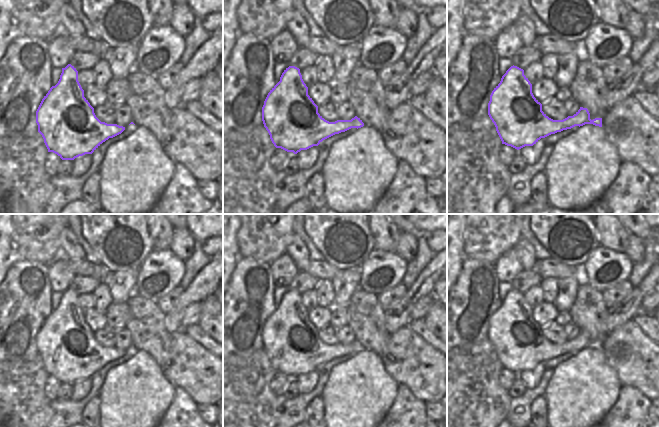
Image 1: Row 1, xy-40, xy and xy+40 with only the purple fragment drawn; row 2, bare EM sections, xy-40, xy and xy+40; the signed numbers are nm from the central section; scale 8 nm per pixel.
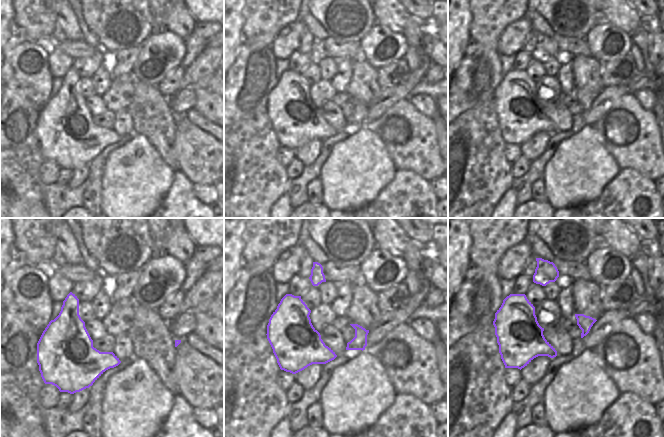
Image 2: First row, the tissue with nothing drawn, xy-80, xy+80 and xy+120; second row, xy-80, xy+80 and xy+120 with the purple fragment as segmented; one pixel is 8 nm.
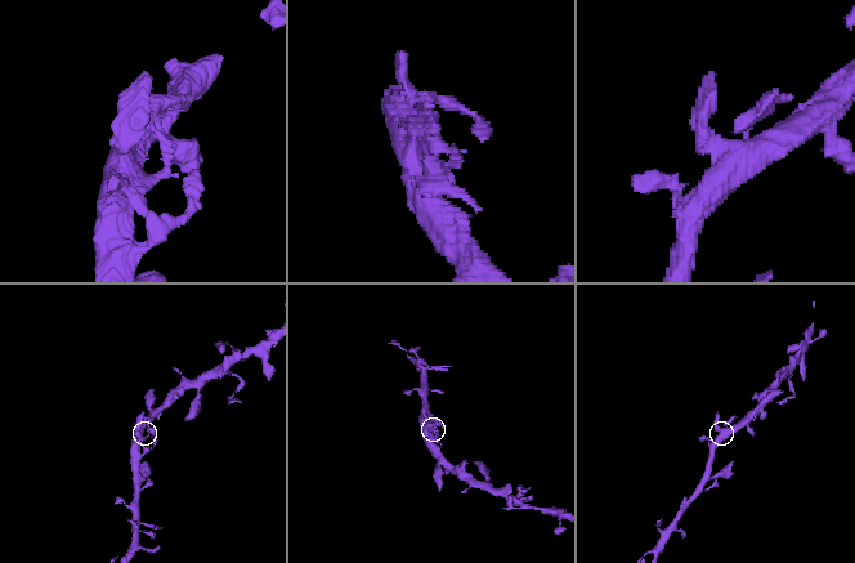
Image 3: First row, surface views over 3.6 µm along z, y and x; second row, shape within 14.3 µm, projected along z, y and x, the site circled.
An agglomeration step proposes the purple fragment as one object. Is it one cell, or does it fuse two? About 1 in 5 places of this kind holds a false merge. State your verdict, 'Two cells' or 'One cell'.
One cell.

